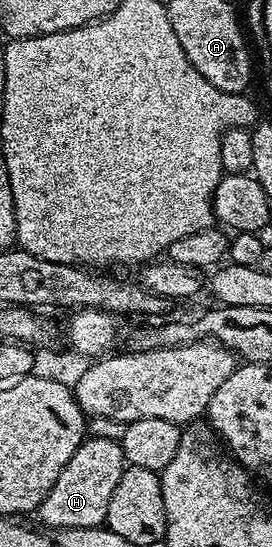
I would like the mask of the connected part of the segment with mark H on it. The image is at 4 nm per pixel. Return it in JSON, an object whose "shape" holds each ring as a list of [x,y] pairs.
{"shape":[[[87,436],[79,449],[72,455],[72,459],[68,459],[68,463],[64,463],[64,471],[60,471],[60,479],[56,479],[56,483],[52,483],[48,495],[36,510],[37,516],[42,516],[43,523],[47,525],[45,528],[50,531],[67,529],[68,527],[87,529],[97,525],[105,526],[108,503],[112,503],[112,491],[116,491],[116,483],[120,482],[121,473],[126,467],[124,451],[119,442]]]}

